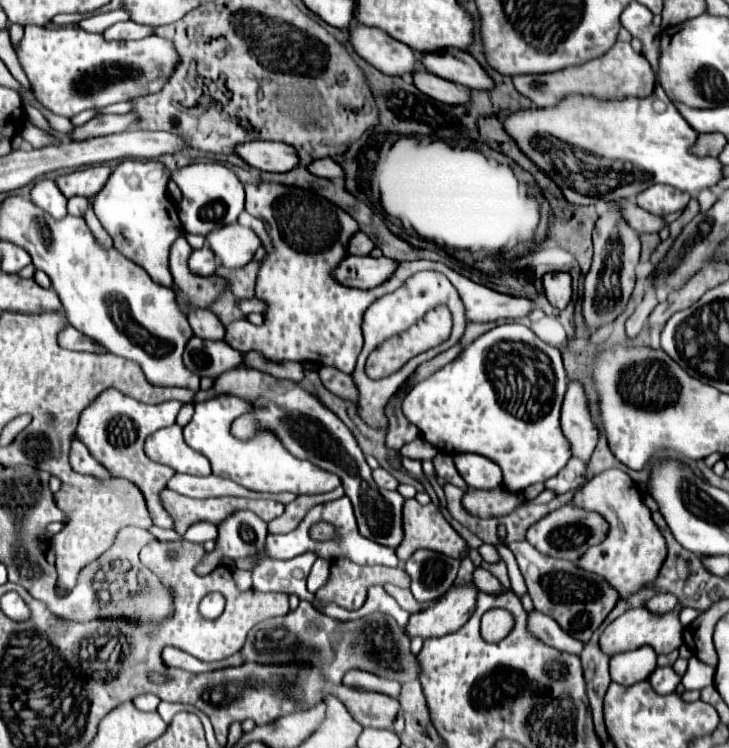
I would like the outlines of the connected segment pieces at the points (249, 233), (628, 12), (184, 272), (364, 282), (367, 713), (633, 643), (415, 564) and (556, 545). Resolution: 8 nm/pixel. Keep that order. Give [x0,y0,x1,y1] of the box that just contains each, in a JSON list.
[[206,223,260,269],[622,1,662,71],[170,237,226,313],[334,255,398,289],[332,687,400,729],[600,605,682,655],[406,549,460,603],[526,503,608,561]]

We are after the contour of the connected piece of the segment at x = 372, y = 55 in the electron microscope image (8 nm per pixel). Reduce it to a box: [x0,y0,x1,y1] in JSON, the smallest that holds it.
[350,25,424,77]

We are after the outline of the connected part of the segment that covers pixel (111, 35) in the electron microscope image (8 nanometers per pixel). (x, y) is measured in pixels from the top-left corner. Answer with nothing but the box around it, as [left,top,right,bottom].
[104,21,154,39]

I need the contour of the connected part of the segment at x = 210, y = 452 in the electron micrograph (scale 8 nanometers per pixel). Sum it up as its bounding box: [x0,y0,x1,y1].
[184,395,340,495]

